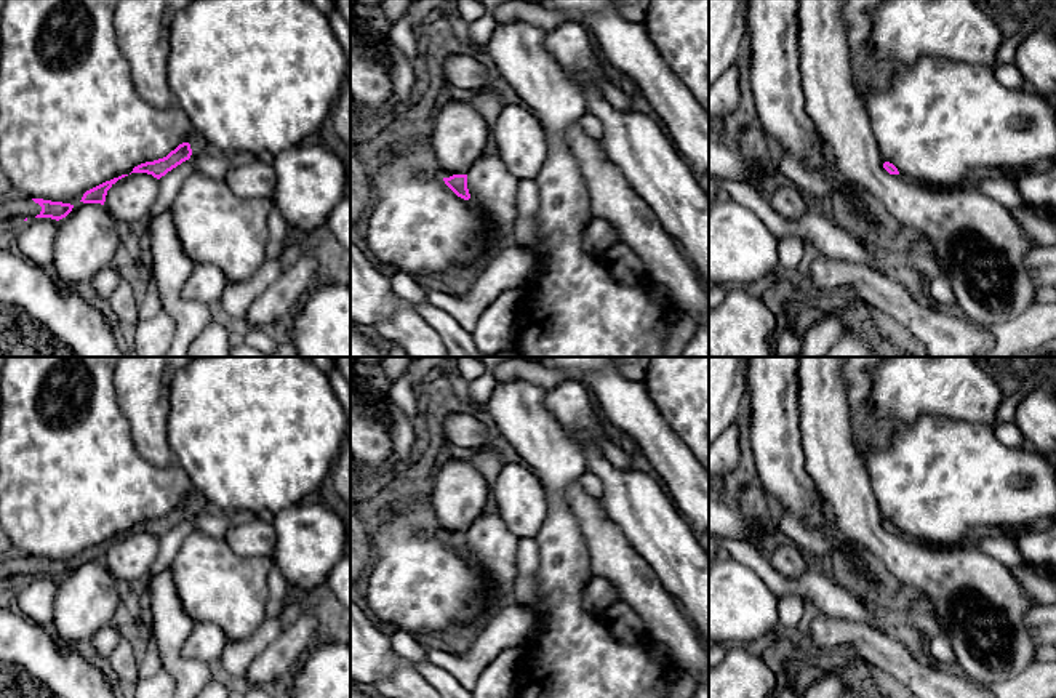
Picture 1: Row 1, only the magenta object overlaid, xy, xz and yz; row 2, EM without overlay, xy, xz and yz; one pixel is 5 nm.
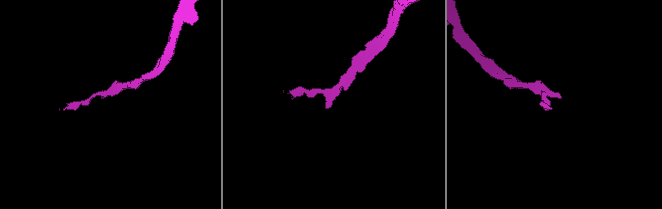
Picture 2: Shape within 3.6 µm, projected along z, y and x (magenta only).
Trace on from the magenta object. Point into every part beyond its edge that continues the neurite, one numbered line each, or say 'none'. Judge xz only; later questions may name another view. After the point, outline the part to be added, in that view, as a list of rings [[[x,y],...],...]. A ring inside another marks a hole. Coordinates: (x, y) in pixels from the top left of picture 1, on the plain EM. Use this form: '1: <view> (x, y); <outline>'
none

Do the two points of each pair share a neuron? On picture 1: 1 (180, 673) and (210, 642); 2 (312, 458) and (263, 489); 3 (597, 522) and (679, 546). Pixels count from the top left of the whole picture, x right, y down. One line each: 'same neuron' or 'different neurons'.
1: different neurons
2: same neuron
3: different neurons

